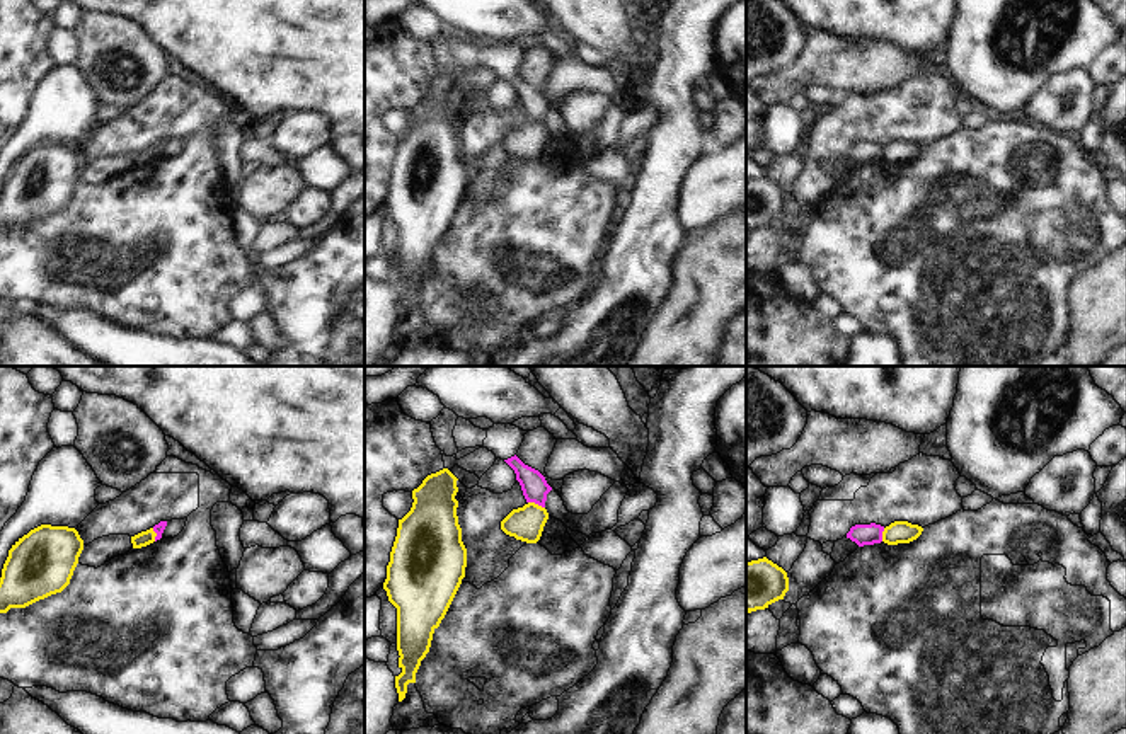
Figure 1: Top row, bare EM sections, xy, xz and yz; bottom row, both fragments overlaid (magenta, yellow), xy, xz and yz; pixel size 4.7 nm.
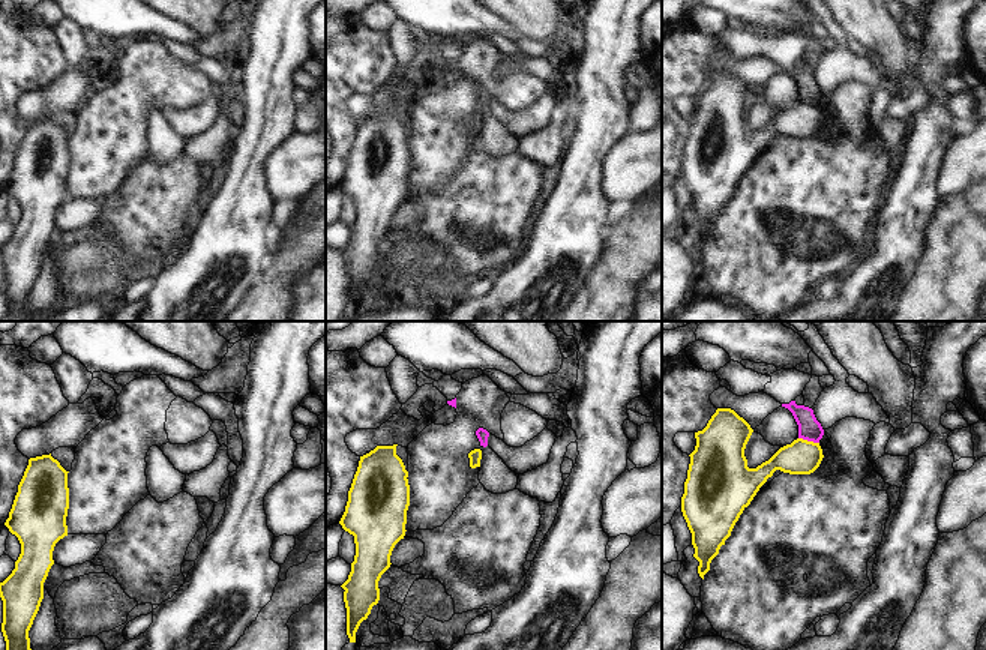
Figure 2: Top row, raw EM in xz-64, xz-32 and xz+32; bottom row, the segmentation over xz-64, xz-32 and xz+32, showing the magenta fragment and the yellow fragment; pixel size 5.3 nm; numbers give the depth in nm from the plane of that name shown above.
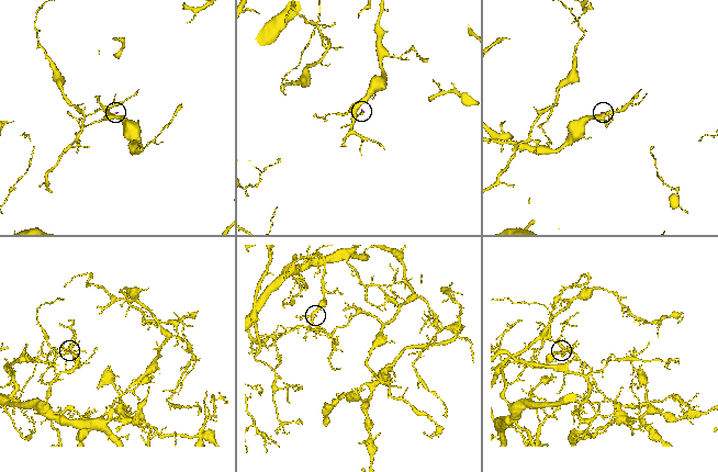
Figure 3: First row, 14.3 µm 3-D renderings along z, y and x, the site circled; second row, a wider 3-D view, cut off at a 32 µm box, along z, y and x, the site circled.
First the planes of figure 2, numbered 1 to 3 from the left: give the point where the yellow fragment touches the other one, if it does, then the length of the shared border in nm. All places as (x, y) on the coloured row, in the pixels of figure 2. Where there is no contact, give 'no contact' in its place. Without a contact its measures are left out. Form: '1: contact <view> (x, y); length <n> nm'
1: no contact
2: no contact
3: contact xz+32 (809, 440); length 120 nm

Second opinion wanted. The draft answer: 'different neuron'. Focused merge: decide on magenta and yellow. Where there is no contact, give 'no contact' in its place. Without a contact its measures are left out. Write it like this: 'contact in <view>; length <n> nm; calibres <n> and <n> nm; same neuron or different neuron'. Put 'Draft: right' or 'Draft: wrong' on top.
Draft: right
contact in xz; length 90 nm; calibres 120 and 160 nm; different neuron

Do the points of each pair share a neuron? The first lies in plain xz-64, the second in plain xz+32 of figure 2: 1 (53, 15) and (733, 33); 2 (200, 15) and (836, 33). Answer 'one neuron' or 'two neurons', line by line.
1: two neurons
2: two neurons

